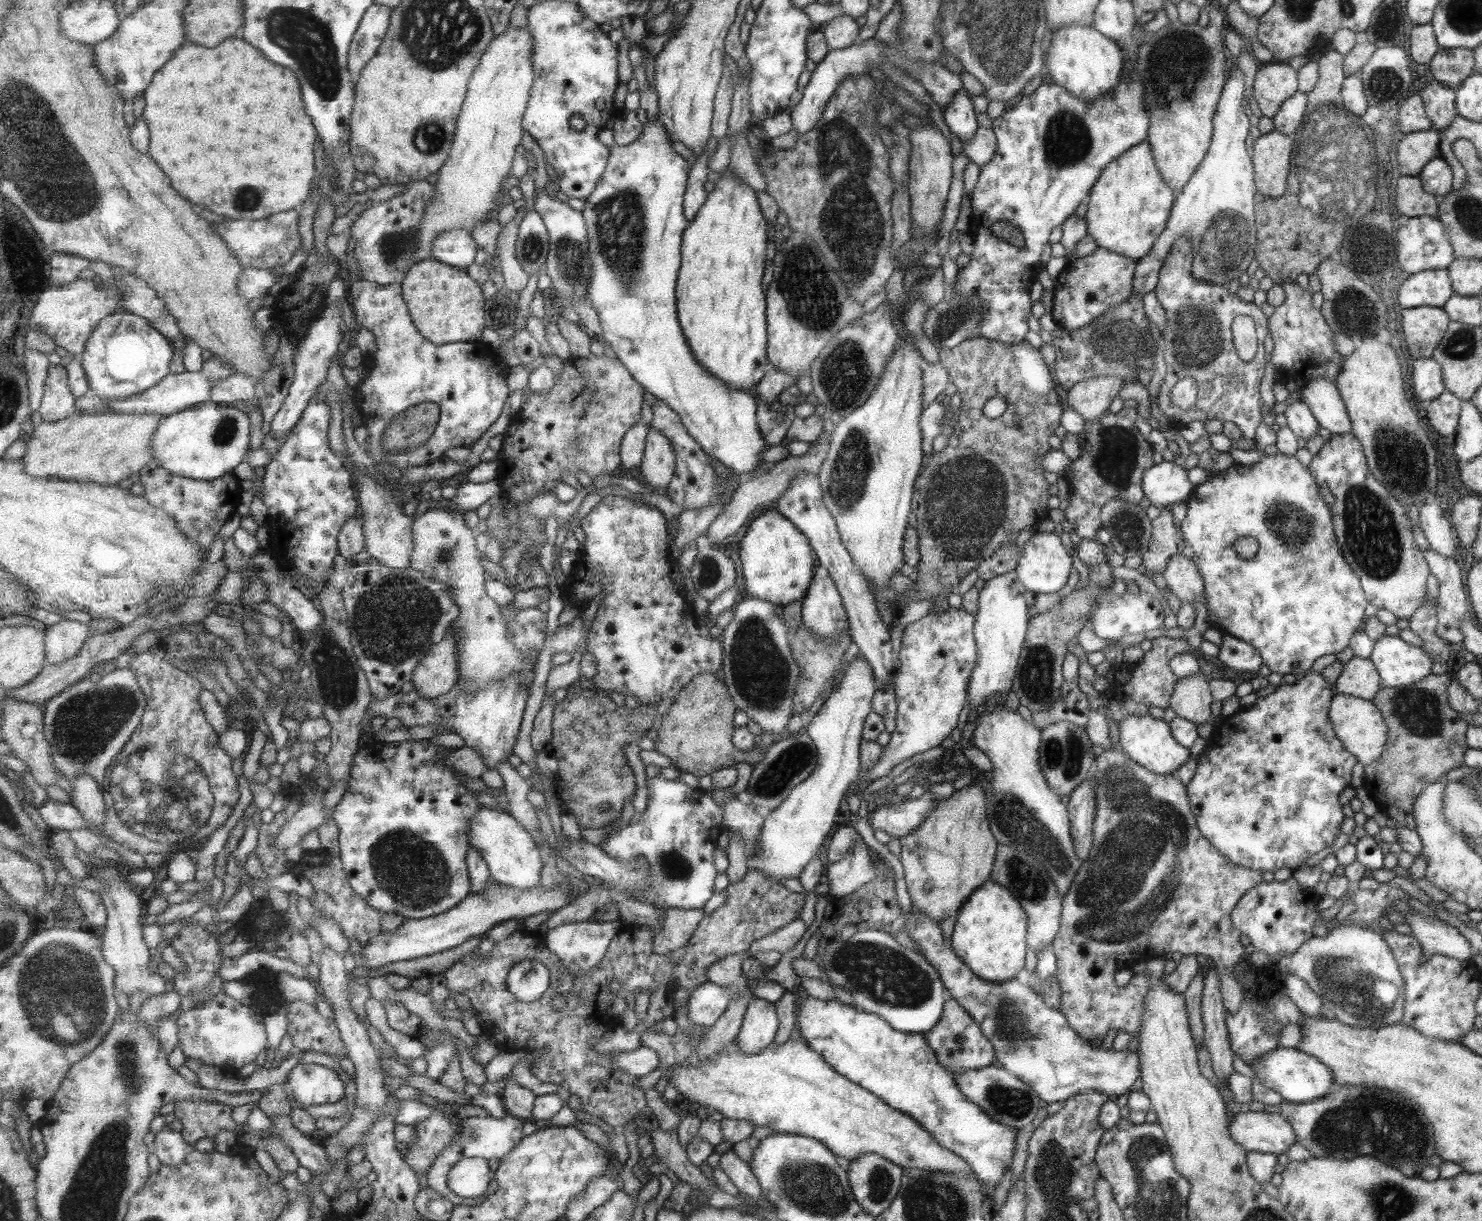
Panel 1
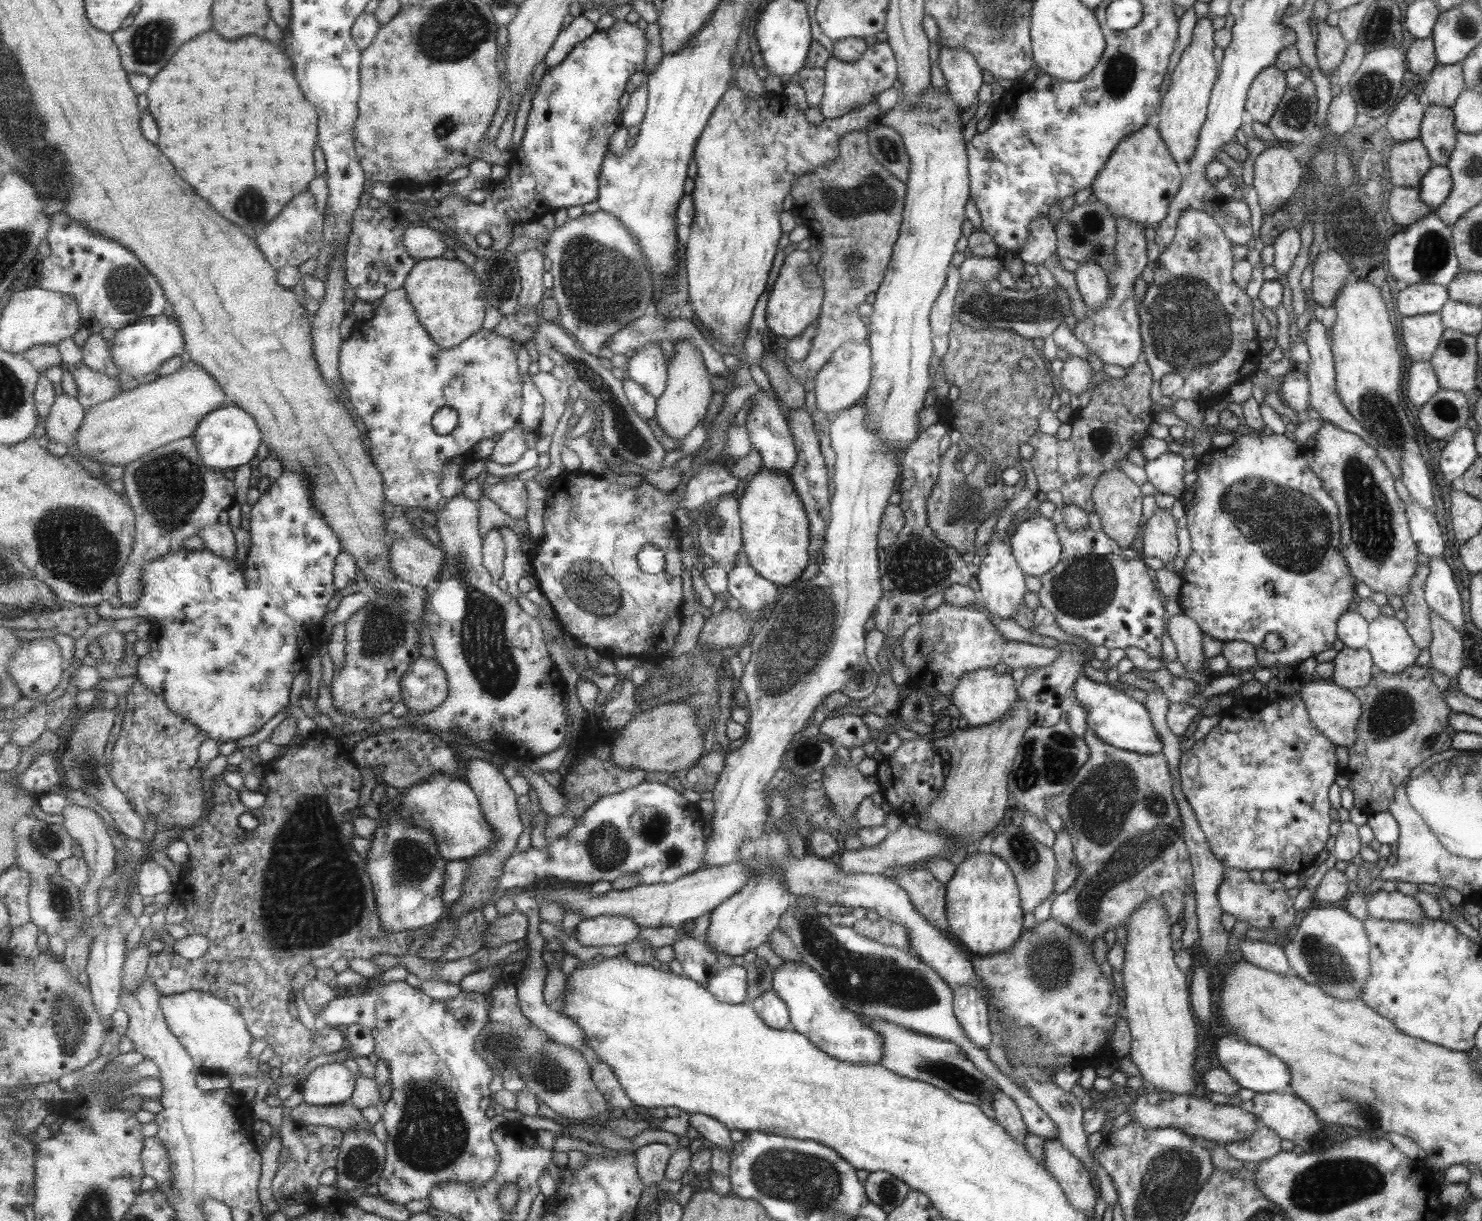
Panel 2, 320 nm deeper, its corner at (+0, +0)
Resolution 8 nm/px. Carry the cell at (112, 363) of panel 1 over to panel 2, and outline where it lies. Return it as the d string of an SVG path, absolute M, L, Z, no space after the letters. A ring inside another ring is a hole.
M165 314L143 317L135 324L122 328L115 333L111 344L111 354L113 354L115 366L126 377L133 379L155 373L165 362L169 362L175 356L186 356L186 338L178 318Z

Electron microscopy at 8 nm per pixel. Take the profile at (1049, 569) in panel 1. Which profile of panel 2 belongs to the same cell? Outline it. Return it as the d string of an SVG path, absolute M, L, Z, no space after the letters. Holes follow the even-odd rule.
M1026 517L1012 528L1008 541L1017 565L1029 576L1038 578L1058 564L1060 542L1045 517Z

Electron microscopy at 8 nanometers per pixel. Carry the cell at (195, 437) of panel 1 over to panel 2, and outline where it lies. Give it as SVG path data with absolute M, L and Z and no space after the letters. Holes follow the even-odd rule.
M232 404L214 410L211 415L207 415L201 421L201 425L197 427L197 433L193 437L196 438L199 454L204 458L207 466L216 471L249 464L257 456L257 450L264 441L262 430L255 418L243 410L243 407Z

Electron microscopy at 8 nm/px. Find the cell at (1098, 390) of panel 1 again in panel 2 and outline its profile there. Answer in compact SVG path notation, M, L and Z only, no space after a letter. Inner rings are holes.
M1069 356L1062 361L1062 373L1058 378L1060 389L1067 390L1071 396L1077 396L1091 388L1093 370L1086 360Z

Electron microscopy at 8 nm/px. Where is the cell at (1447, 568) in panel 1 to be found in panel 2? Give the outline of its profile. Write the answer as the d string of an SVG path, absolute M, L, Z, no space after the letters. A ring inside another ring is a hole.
M1417 502L1407 504L1406 519L1410 522L1411 538L1418 543L1419 552L1431 557L1443 558L1443 538L1435 522L1435 516Z

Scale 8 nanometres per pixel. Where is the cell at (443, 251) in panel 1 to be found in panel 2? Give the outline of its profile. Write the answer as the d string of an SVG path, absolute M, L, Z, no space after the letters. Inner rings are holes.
M412 224L405 231L403 237L409 256L417 261L428 258L441 258L447 250L447 244L441 235L441 231L425 226Z

